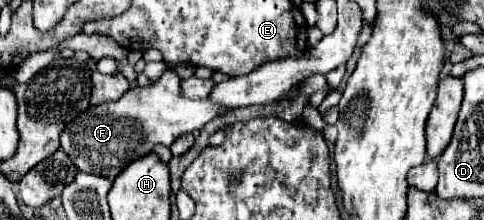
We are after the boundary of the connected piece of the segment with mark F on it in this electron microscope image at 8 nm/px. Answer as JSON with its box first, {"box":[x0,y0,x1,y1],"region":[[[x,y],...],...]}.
{"box":[60,69,228,181],"region":[[[166,69],[154,85],[132,87],[120,99],[90,105],[84,113],[74,117],[60,135],[60,149],[68,153],[78,171],[96,173],[112,181],[134,159],[150,153],[154,145],[162,143],[170,147],[180,135],[202,129],[210,119],[226,111],[228,109],[220,109],[220,105],[210,99],[194,101],[182,97],[180,78],[172,69]]]}

